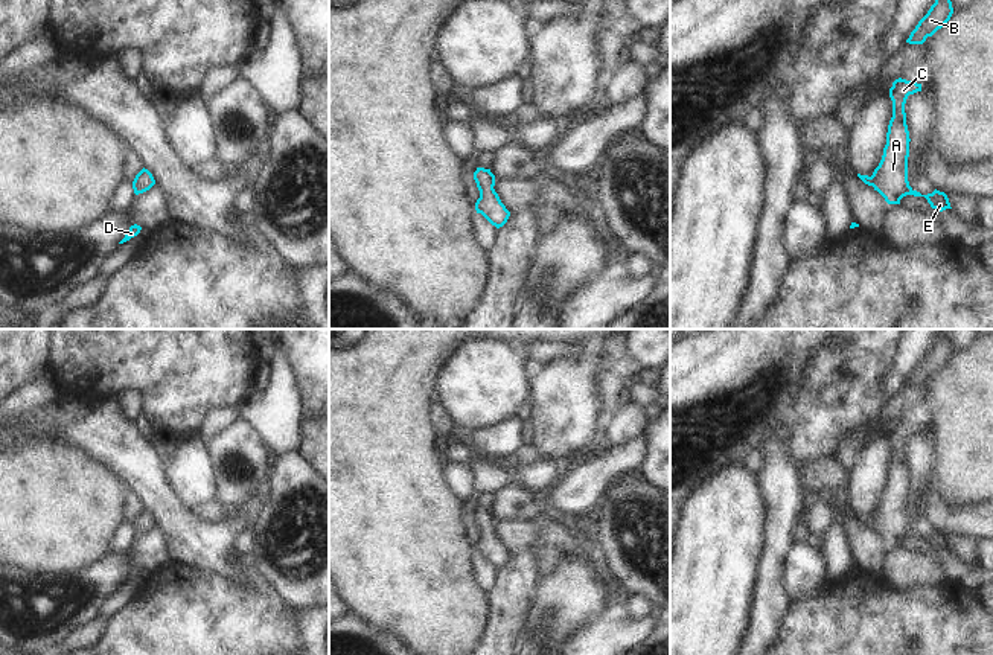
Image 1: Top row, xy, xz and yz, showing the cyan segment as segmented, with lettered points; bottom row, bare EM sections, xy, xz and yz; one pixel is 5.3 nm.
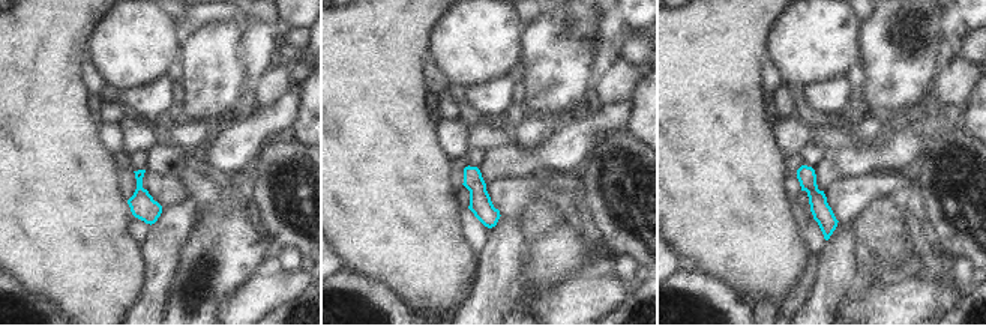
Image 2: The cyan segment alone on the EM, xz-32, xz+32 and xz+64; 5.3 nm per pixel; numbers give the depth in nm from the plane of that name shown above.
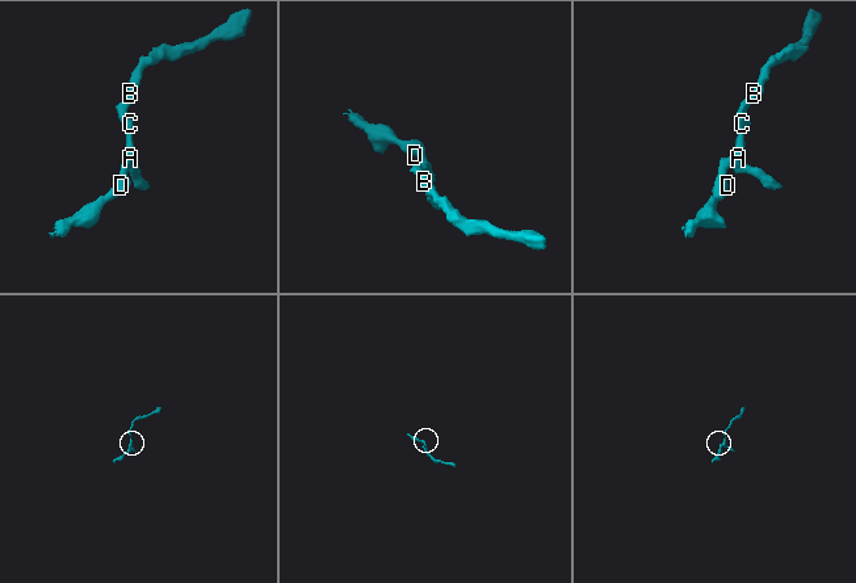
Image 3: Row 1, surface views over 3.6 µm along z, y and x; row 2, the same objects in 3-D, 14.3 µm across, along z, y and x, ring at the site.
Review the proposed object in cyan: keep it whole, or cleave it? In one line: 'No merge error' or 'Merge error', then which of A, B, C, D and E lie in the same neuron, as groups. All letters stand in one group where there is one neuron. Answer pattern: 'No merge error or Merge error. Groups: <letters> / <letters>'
No merge error. Groups: A B C D E.

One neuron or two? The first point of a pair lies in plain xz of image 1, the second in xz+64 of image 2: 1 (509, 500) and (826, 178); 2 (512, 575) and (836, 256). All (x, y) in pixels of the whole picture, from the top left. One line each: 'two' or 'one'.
1: one
2: one

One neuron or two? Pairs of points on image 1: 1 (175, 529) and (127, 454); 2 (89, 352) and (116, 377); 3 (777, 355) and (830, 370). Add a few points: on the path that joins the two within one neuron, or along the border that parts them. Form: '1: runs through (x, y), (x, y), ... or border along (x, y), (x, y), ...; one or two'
1: runs through (168, 511), (143, 472); one
2: runs through (95, 355), (110, 370); one
3: border along (823, 345), (809, 366), (804, 383), (795, 398); two

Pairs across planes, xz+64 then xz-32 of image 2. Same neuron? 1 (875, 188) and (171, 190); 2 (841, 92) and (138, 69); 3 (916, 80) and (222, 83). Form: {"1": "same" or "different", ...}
{"1": "same", "2": "different", "3": "same"}

